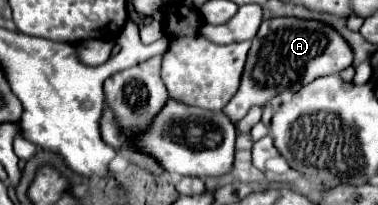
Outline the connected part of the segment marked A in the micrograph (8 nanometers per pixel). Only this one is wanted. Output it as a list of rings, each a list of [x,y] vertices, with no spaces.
[[[291,17],[267,19],[261,23],[257,35],[253,37],[239,89],[223,107],[223,113],[229,117],[229,121],[237,123],[249,113],[251,107],[265,107],[273,97],[287,89],[297,93],[297,89],[305,87],[317,77],[335,75],[347,69],[351,61],[353,51],[335,29],[319,21],[301,21]]]

